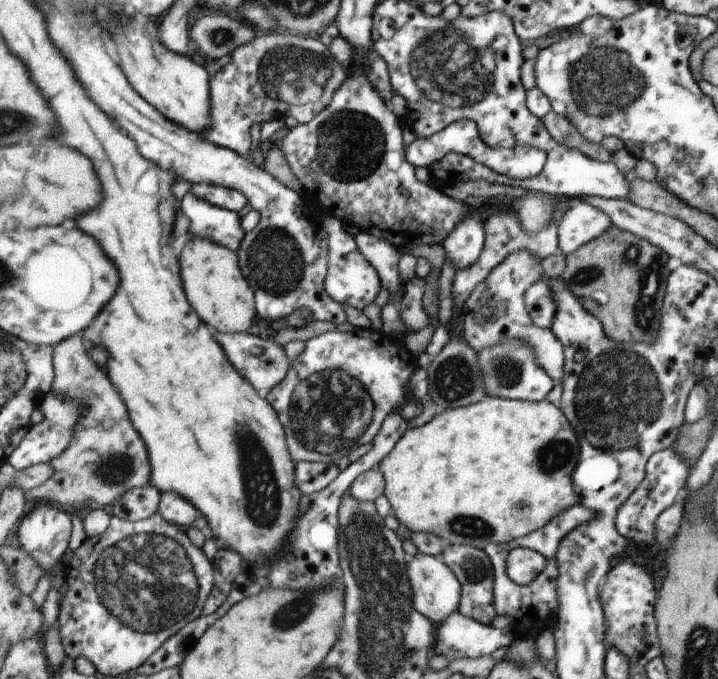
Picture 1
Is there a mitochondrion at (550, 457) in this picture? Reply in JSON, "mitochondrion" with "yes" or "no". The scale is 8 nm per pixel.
{"mitochondrion":"yes"}

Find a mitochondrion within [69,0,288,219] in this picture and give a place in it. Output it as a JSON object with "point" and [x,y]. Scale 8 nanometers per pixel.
{"point":[220,37]}

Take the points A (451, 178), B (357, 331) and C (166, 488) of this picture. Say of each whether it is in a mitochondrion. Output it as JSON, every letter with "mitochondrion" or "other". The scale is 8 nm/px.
{"A":"other","B":"other","C":"other"}

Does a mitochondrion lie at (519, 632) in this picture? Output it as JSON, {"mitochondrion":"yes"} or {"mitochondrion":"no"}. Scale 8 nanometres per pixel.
{"mitochondrion":"no"}

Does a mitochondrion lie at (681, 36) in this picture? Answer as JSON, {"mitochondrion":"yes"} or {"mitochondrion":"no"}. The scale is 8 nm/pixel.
{"mitochondrion":"no"}

